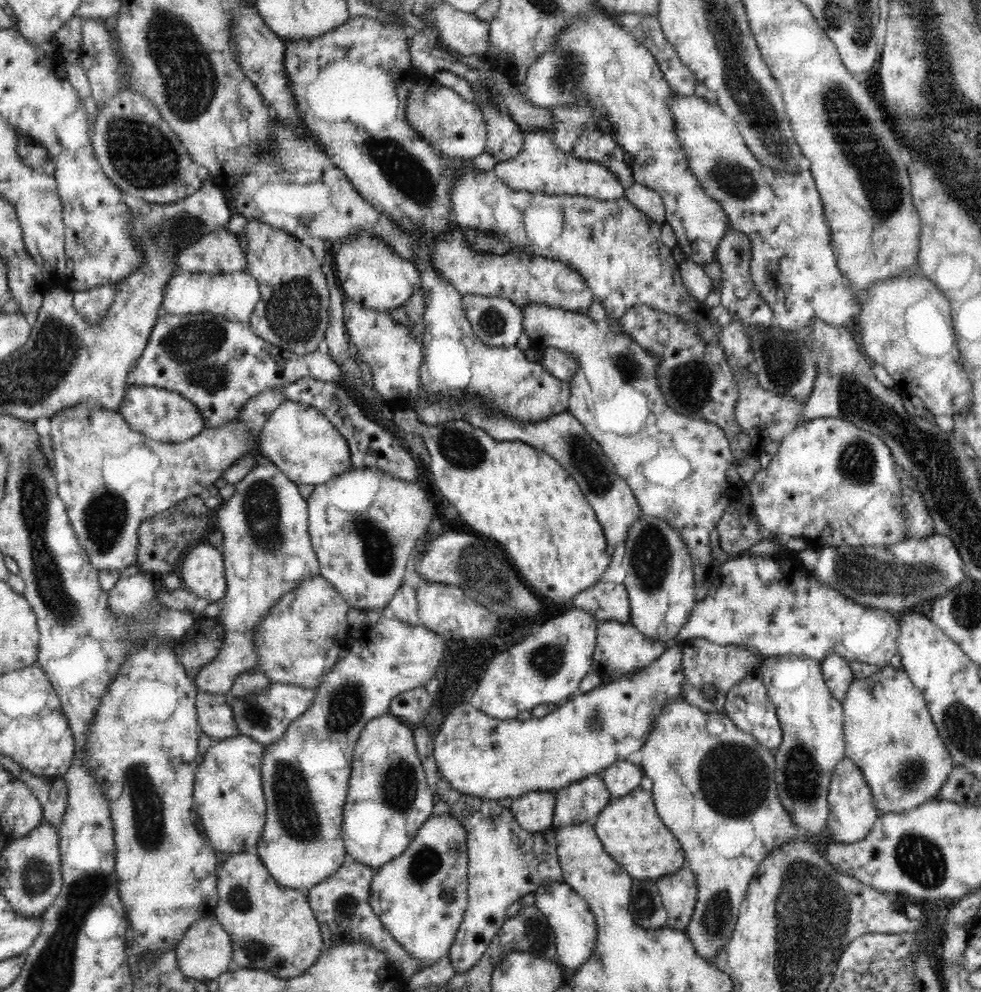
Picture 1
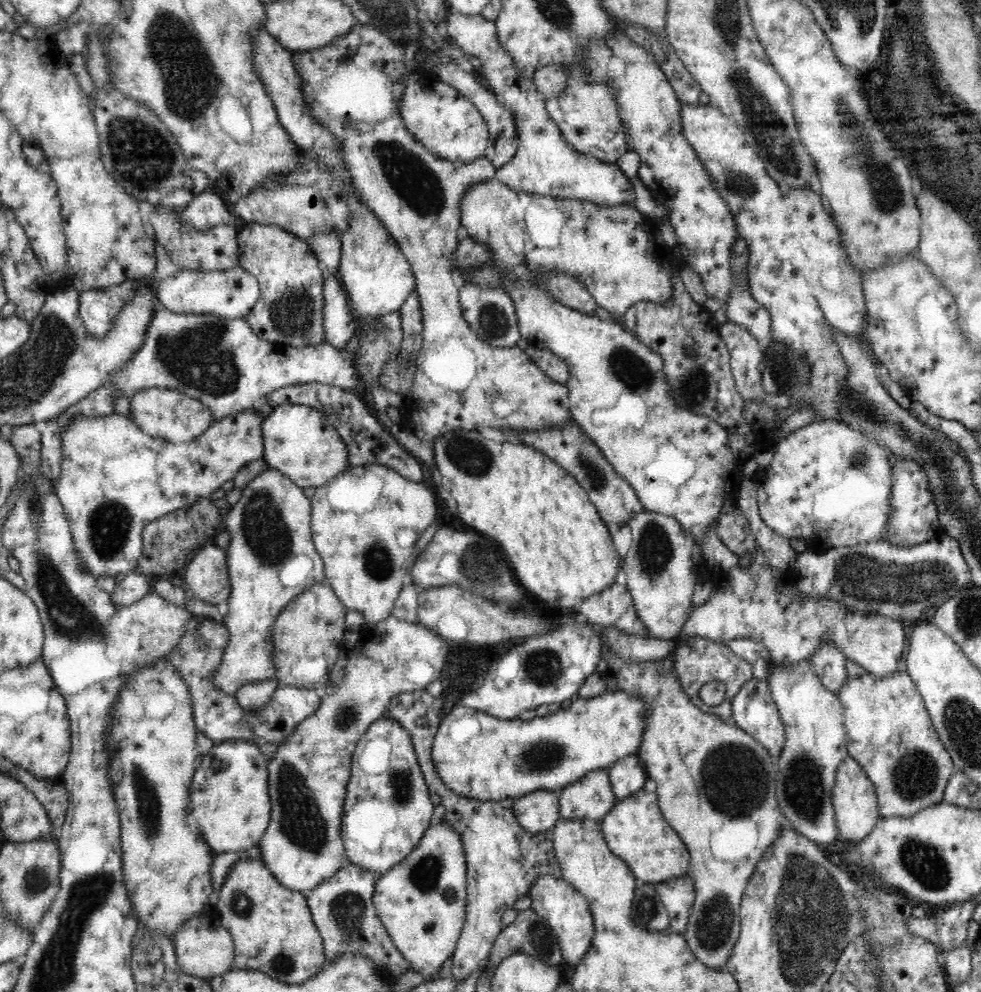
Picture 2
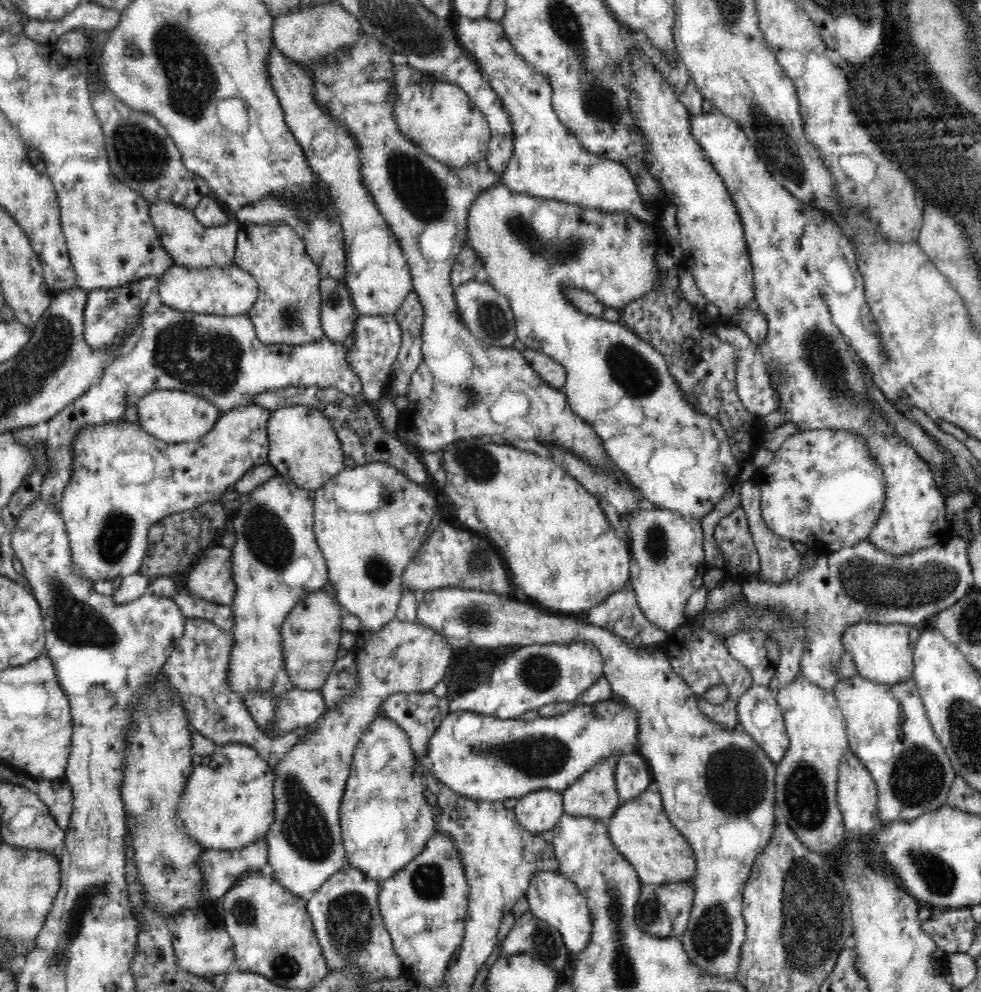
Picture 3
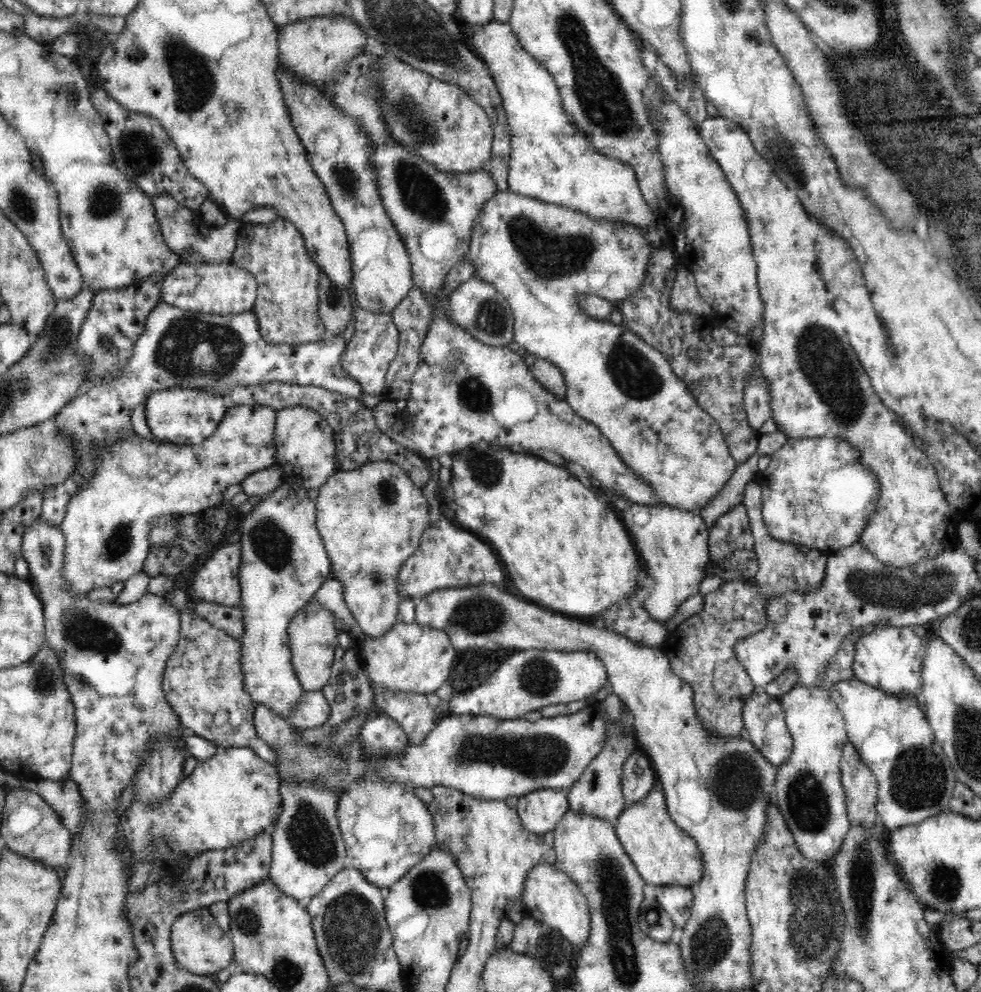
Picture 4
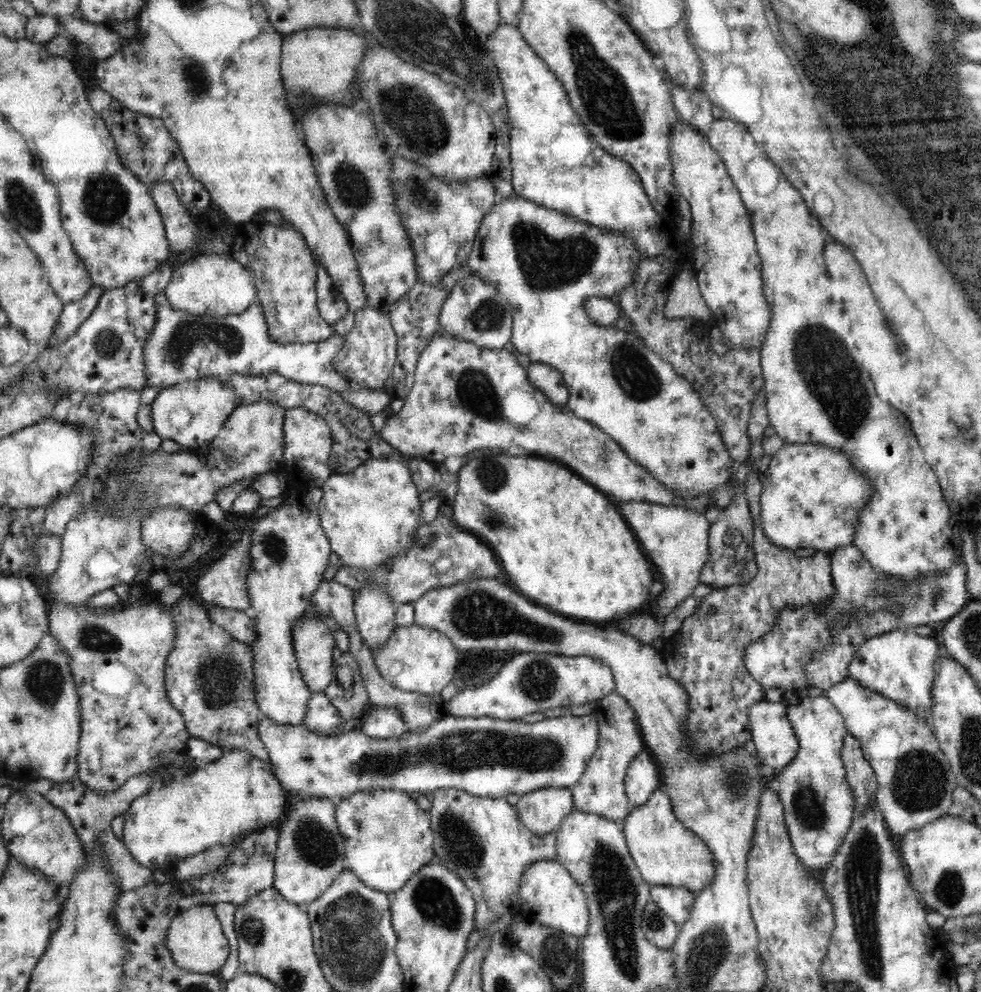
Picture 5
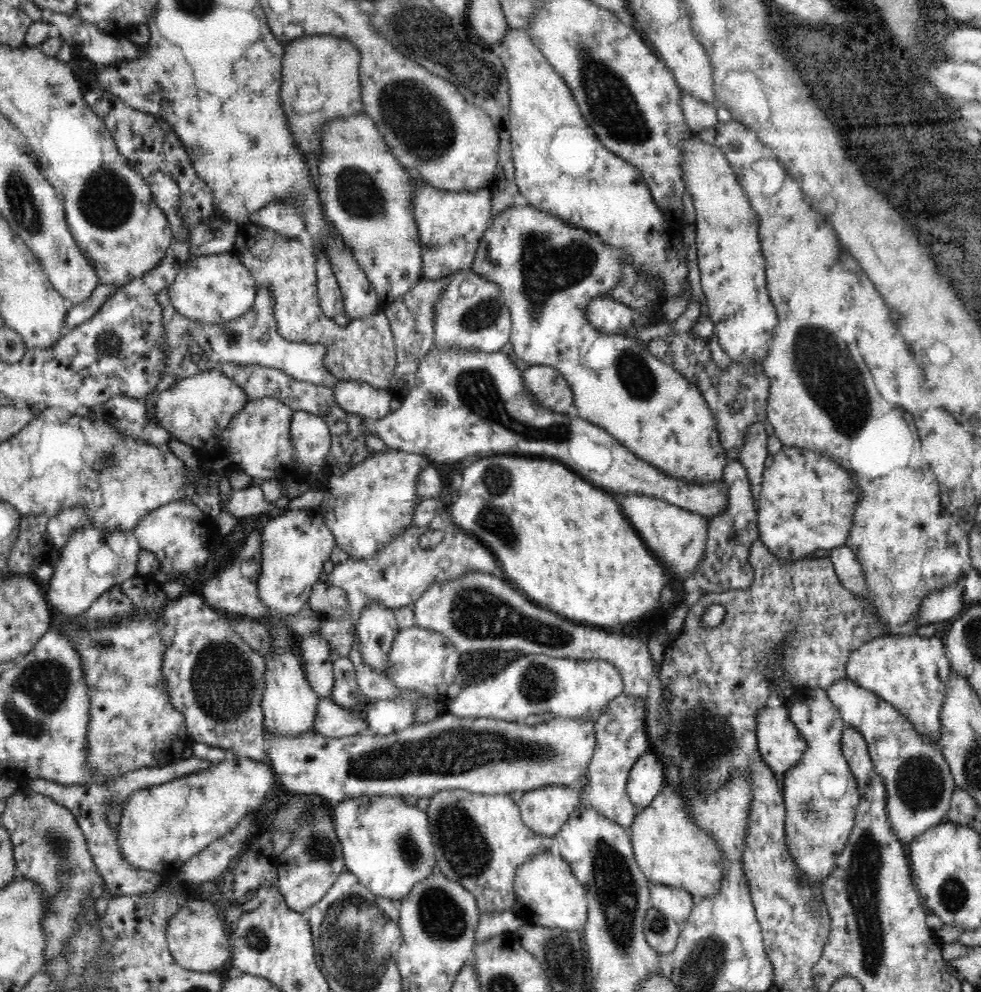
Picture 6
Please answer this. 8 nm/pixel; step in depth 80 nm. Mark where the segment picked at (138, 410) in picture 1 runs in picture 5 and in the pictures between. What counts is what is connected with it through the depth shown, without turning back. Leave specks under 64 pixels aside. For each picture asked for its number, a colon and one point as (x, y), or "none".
2: (173, 417)
3: (175, 417)
4: (176, 415)
5: (192, 413)

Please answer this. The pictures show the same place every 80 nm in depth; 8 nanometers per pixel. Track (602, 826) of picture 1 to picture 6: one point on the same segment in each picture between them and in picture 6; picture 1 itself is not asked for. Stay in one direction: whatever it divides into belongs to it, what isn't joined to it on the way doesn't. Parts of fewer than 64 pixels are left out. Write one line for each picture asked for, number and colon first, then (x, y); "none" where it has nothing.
2: (635, 830)
3: (640, 829)
4: (664, 854)
5: (667, 853)
6: (670, 849)

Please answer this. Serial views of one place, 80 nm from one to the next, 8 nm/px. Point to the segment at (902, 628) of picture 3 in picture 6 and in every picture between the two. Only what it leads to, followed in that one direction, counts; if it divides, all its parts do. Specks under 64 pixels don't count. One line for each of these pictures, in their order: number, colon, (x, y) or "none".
4: (888, 657)
5: (900, 665)
6: (910, 672)

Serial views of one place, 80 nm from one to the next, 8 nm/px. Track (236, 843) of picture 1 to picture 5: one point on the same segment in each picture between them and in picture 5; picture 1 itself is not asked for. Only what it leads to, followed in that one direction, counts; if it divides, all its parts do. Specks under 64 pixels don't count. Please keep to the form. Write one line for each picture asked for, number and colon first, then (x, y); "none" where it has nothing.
2: (229, 805)
3: (228, 803)
4: (233, 797)
5: (212, 805)

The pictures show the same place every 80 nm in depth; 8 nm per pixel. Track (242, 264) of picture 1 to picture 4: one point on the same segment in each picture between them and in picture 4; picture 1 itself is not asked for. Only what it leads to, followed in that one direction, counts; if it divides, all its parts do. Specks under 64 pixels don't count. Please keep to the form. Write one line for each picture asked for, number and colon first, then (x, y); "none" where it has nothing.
2: (216, 249)
3: (189, 244)
4: (194, 243)

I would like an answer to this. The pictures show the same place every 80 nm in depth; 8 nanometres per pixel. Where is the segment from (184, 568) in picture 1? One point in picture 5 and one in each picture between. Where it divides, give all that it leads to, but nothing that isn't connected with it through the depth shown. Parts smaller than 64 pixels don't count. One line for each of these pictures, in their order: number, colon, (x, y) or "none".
2: (207, 576)
3: (211, 578)
4: (217, 581)
5: (224, 584)

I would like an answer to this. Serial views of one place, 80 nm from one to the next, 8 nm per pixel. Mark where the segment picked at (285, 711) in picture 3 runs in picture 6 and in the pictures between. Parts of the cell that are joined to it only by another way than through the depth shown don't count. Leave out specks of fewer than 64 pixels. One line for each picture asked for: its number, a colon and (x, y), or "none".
4: (312, 710)
5: (322, 717)
6: (331, 720)

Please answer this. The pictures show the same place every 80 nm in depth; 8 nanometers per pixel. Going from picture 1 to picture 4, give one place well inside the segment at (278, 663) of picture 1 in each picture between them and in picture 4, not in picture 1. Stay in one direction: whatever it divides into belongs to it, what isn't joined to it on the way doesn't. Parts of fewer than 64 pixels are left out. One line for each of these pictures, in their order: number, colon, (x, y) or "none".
2: (312, 624)
3: (311, 632)
4: (313, 638)

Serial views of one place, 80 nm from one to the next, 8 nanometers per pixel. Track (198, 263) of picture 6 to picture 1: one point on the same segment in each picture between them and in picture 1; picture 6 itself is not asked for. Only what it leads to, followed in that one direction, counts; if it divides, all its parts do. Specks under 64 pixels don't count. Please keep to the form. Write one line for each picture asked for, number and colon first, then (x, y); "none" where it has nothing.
1: (234, 296)
2: (229, 294)
3: (222, 291)
4: (220, 288)
5: (216, 285)

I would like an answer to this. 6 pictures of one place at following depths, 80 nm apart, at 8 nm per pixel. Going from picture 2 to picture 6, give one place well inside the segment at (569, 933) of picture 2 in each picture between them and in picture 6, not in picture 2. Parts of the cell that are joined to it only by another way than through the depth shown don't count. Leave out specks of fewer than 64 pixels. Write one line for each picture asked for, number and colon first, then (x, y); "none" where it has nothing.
3: (553, 898)
4: (550, 896)
5: (548, 894)
6: (548, 895)

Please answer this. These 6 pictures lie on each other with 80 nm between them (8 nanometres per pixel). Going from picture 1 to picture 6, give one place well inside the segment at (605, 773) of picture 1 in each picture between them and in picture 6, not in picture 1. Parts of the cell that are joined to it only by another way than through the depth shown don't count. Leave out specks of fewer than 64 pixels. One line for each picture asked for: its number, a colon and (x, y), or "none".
2: (628, 775)
3: (632, 774)
4: (638, 776)
5: (643, 776)
6: (646, 778)

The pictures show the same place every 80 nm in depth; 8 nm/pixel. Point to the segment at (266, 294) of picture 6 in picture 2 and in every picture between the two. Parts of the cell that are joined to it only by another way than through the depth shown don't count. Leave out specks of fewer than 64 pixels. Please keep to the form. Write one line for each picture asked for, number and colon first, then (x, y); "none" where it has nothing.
2: (221, 362)
3: (220, 358)
4: (190, 349)
5: (182, 346)

